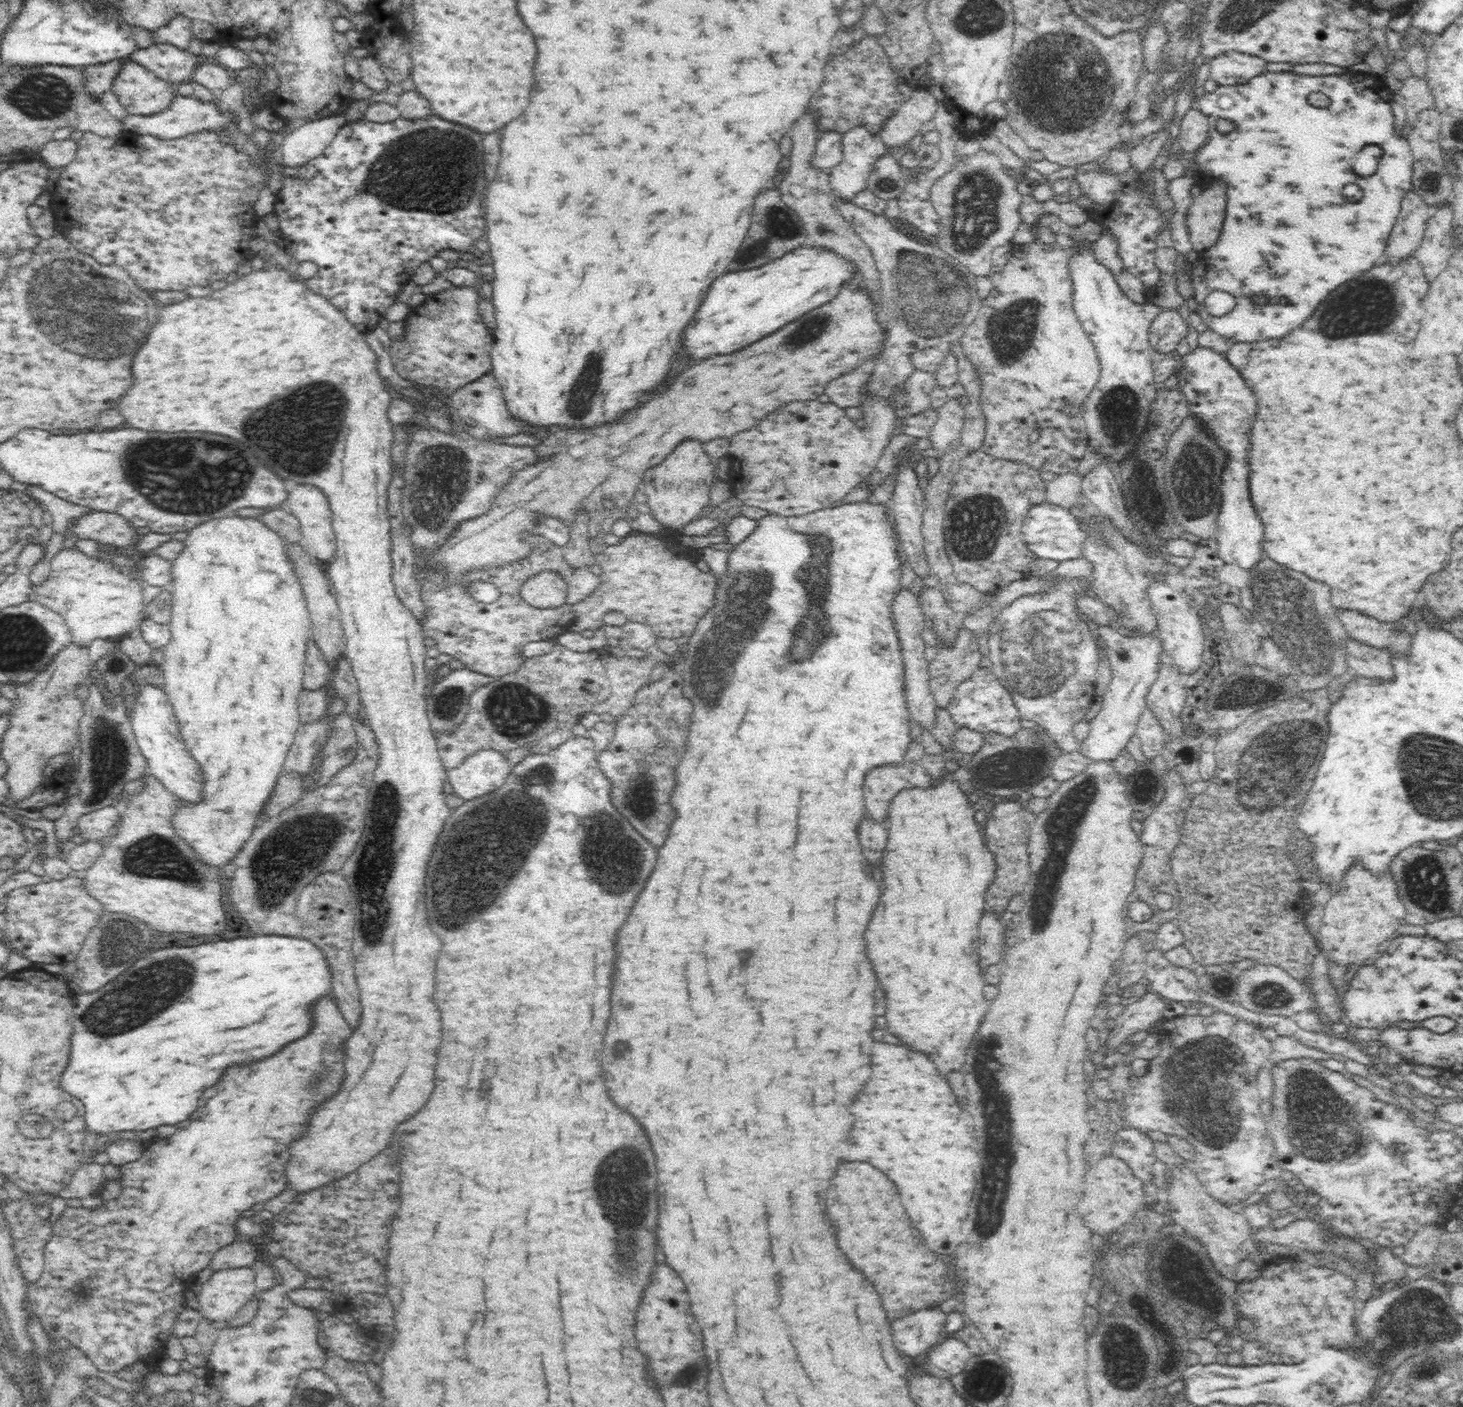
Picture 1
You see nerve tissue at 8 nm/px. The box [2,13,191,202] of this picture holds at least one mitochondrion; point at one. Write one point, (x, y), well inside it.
(38, 96)

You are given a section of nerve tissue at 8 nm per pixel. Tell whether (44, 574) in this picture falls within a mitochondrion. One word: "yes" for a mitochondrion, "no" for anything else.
no

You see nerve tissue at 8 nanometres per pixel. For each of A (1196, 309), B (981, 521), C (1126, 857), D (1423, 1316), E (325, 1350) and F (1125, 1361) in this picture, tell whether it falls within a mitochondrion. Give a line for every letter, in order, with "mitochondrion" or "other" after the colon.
A: other
B: mitochondrion
C: other
D: mitochondrion
E: other
F: mitochondrion

